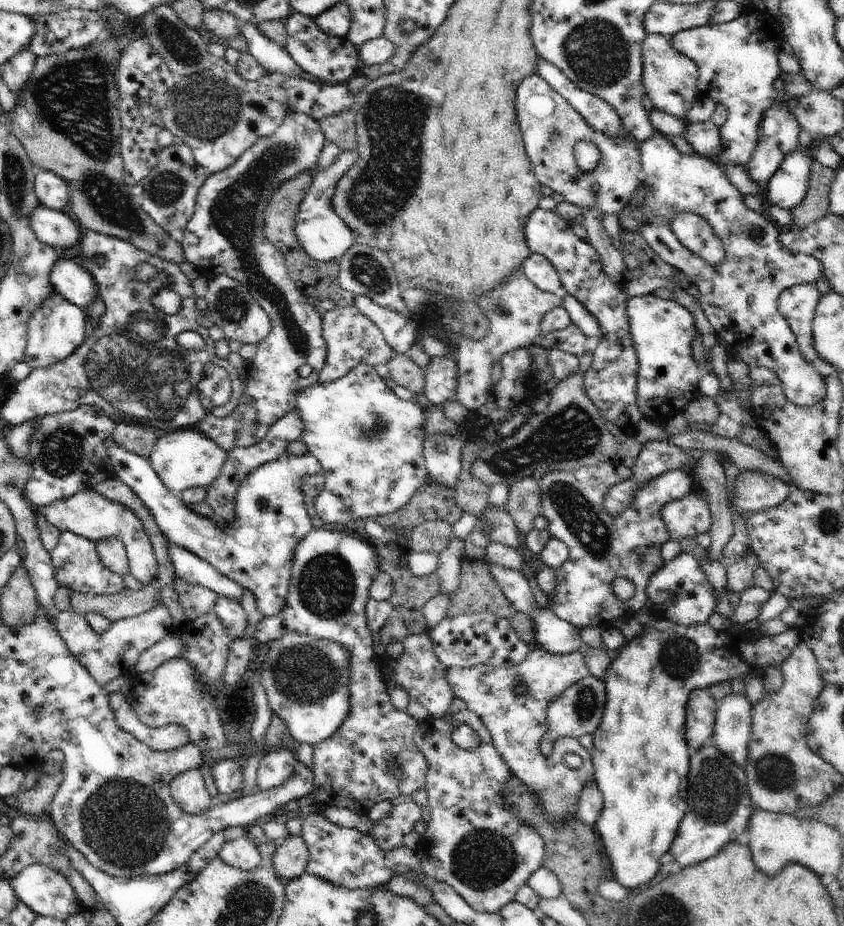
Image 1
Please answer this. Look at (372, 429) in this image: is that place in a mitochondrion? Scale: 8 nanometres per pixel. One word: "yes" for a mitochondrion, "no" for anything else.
yes

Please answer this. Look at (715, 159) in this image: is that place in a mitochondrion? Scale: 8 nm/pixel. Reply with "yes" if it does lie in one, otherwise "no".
no

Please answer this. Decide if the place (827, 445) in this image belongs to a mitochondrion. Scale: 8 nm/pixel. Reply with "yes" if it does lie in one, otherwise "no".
no

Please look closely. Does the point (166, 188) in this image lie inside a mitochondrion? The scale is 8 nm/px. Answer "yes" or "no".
yes

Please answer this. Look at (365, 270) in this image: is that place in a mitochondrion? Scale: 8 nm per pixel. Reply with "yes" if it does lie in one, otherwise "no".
yes

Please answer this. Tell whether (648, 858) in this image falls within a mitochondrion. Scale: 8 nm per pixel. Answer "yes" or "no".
no

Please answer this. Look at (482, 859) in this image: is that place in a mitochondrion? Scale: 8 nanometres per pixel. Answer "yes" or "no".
yes

